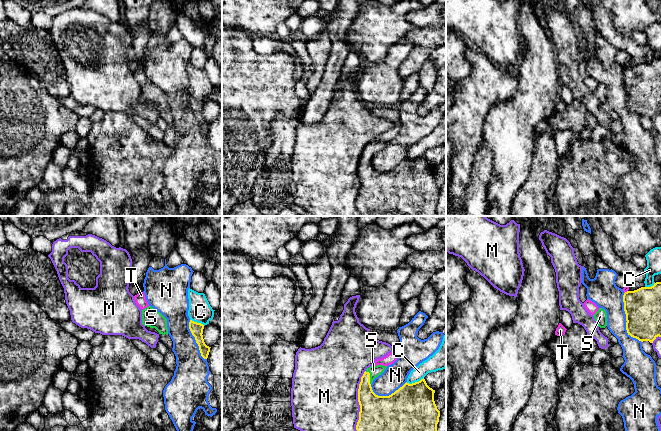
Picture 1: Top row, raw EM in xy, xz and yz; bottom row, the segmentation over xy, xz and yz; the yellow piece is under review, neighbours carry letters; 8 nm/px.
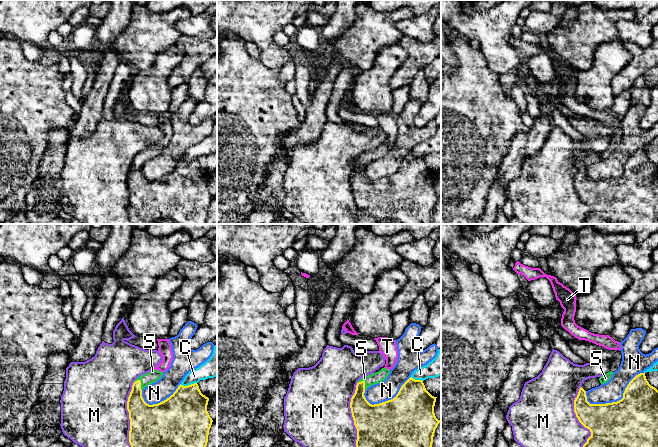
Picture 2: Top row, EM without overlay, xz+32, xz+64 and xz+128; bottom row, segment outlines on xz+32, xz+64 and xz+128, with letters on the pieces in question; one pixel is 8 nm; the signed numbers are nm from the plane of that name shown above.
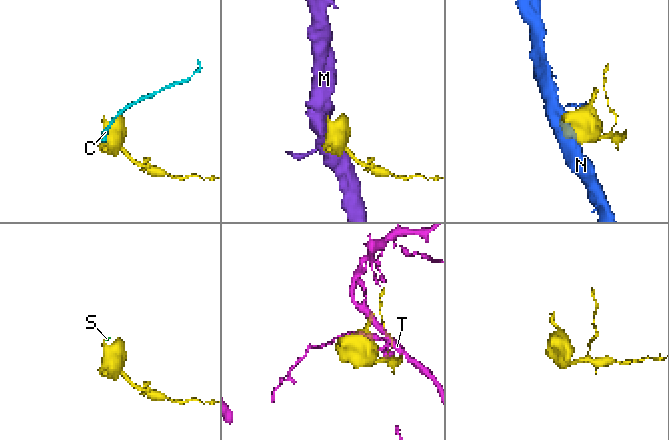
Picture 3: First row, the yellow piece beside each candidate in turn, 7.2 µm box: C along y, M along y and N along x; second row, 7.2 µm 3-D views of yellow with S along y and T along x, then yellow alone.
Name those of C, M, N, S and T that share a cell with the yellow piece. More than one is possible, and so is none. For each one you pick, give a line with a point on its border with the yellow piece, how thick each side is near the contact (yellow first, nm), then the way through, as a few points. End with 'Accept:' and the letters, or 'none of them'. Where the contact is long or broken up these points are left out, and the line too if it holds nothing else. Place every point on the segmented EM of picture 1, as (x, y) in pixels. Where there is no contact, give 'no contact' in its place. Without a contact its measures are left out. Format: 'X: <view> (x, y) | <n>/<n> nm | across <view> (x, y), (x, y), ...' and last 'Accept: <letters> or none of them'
S: xz (369, 377) | 200/90 nm | across xz (372, 407), (366, 397), (369, 377), (375, 371)
Accept: S

